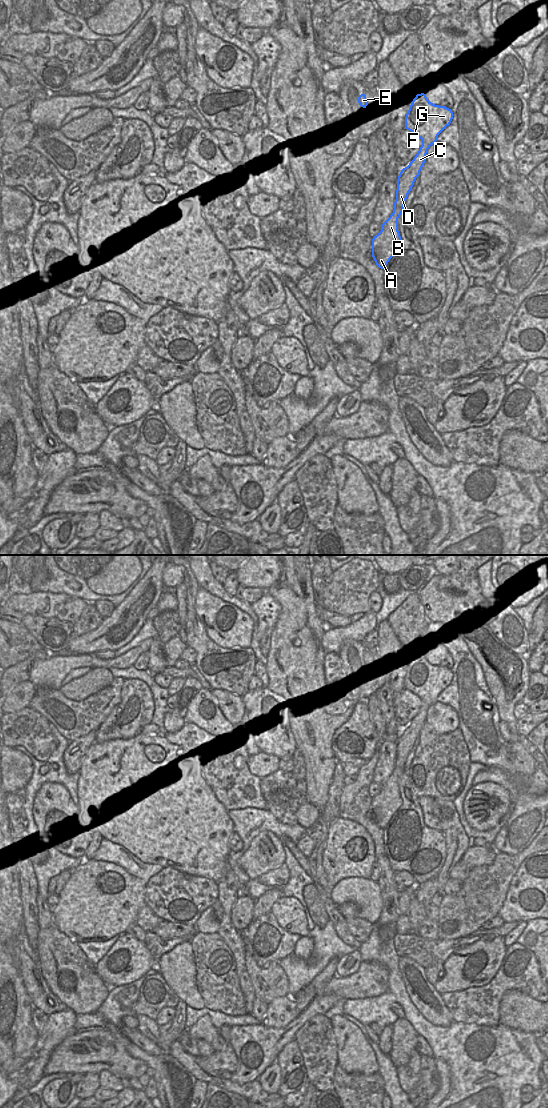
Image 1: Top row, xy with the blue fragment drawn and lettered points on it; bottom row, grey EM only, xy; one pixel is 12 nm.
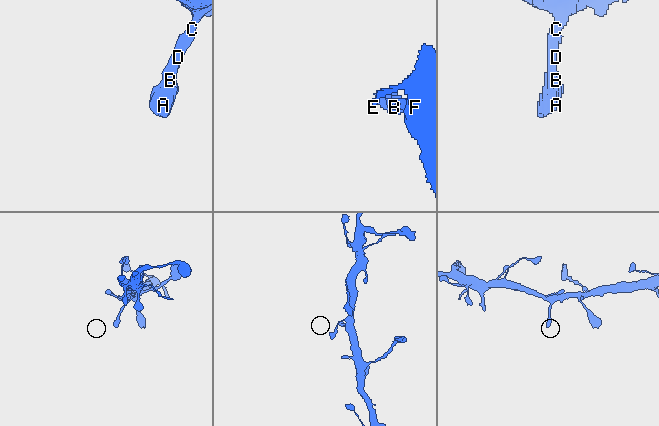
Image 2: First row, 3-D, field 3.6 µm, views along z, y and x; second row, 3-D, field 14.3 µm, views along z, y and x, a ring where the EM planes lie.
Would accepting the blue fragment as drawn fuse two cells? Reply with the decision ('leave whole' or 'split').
leave whole

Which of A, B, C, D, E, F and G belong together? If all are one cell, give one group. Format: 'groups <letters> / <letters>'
groups A B C D E F G

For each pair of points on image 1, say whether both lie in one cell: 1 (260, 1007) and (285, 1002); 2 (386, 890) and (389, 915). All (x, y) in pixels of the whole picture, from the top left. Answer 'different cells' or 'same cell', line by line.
1: different cells
2: same cell

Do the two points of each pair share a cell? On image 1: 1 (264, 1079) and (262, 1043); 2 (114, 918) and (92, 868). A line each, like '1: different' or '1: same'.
1: different
2: same

